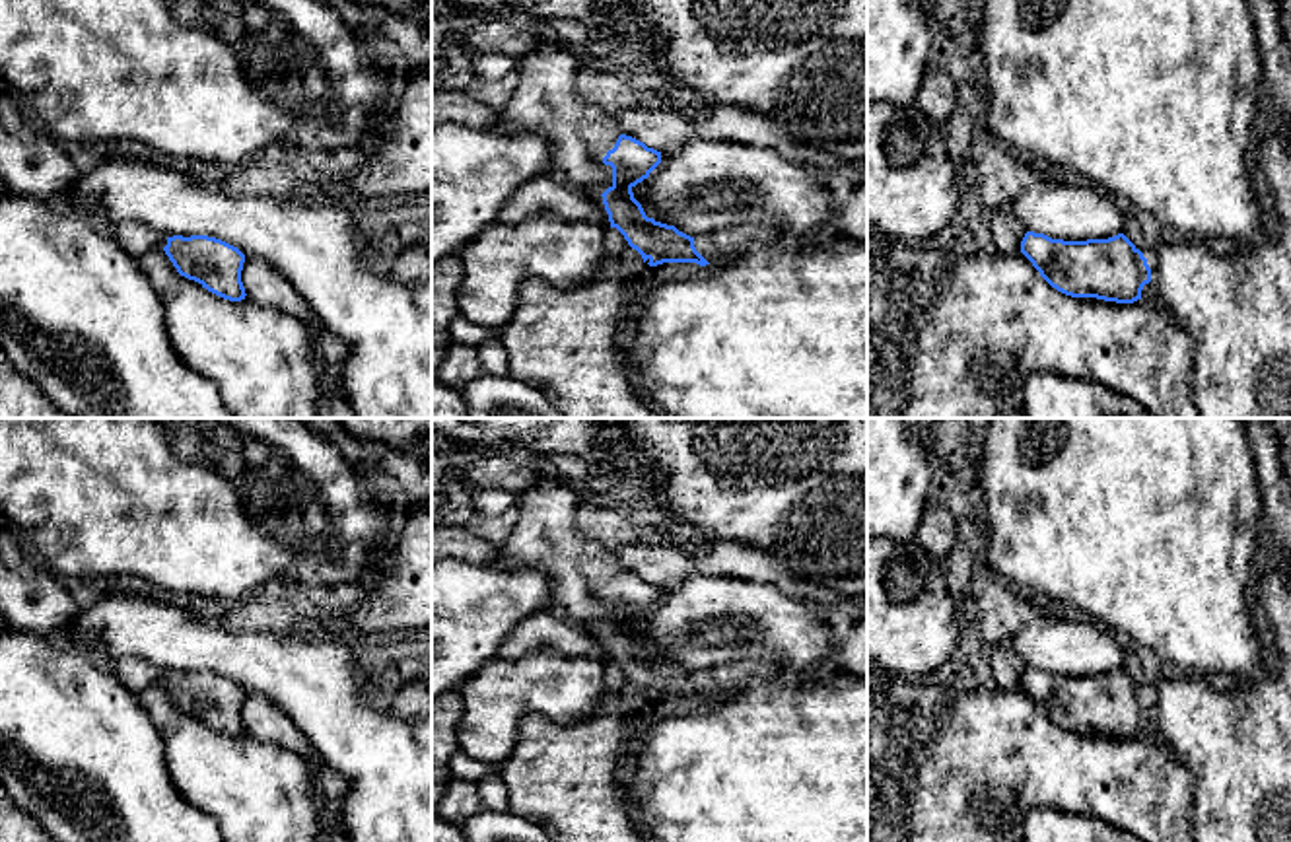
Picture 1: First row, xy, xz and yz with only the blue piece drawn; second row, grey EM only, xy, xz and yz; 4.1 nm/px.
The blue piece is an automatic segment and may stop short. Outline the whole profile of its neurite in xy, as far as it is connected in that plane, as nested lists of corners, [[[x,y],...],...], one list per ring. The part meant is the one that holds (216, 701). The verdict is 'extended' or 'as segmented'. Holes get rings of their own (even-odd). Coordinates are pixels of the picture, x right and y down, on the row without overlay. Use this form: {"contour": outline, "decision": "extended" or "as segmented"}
{"contour": [[[4,523],[0,529],[0,614],[8,628],[84,649],[105,661],[115,677],[136,694],[163,684],[181,712],[224,735],[245,735],[241,718],[245,690],[237,683],[208,671],[167,673],[138,657],[109,663],[99,642],[84,642],[72,634],[78,613],[80,607],[70,591]]], "decision": "extended"}

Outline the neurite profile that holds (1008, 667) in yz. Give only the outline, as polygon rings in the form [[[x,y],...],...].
[[[1013,638],[994,646],[990,659],[997,688],[1019,688],[1021,677],[1027,669],[1025,661],[1019,657]]]

